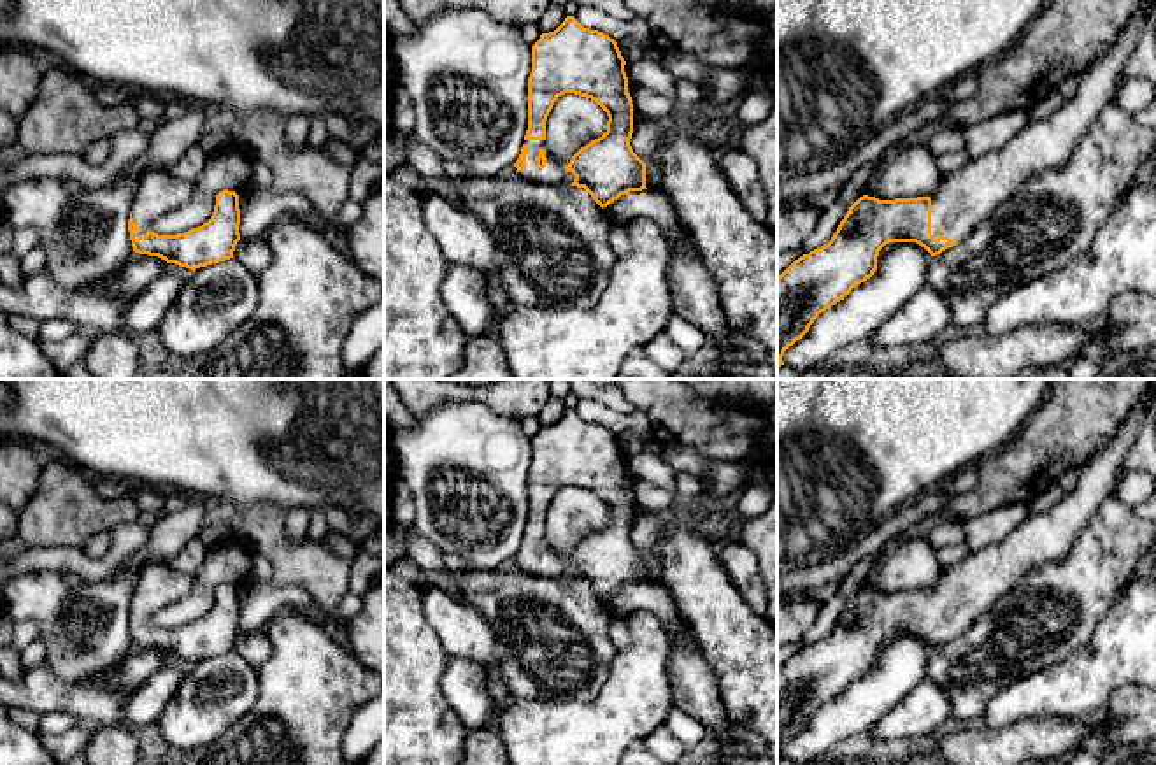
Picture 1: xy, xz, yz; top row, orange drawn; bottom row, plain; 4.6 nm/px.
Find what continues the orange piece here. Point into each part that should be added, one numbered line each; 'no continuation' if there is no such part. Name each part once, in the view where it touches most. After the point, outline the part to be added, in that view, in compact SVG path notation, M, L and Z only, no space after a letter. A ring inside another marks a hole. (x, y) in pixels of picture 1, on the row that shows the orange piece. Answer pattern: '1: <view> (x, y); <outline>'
1: xz (553, 174); M524 140L524 144L530 149L526 153L526 168L521 172L524 179L540 186L554 188L568 188L574 182L575 175L567 172L561 163L547 151L546 140Z

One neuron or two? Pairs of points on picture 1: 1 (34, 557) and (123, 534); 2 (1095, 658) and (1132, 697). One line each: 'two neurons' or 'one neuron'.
1: one neuron
2: two neurons

